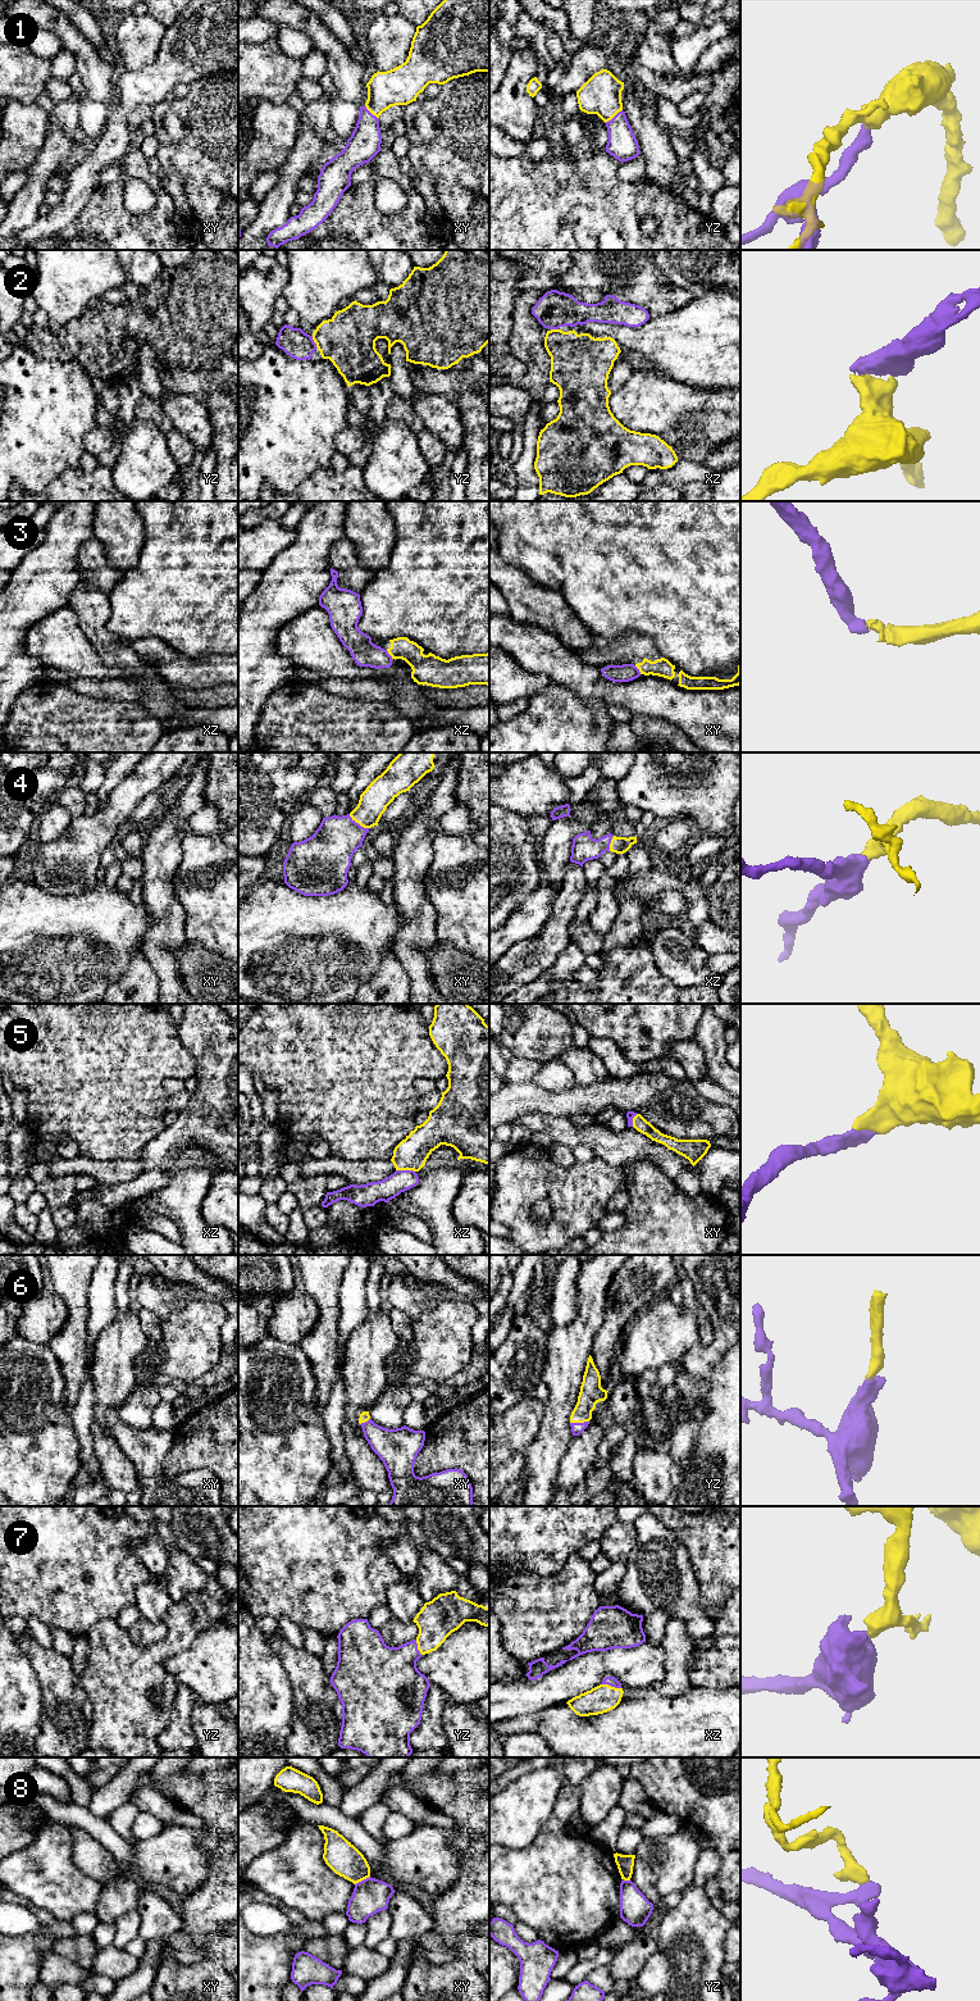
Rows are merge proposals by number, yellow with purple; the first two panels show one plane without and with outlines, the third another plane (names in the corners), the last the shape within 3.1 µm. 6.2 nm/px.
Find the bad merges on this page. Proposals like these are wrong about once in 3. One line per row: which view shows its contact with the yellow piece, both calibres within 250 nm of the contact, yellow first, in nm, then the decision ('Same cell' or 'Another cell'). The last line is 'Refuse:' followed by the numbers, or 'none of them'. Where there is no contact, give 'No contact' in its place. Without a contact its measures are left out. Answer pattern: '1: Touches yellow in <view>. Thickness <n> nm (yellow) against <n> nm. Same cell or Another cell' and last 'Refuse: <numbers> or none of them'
1: Touches yellow in yz. Thickness 240 nm (yellow) against 190 nm. Same cell
2: Touches yellow in yz. Thickness 340 nm (yellow) against 180 nm. Same cell
3: Touches yellow in xz. Thickness 180 nm (yellow) against 160 nm. Another cell
4: Touches yellow in xy. Thickness 180 nm (yellow) against 300 nm. Same cell
5: Touches yellow in xz. Thickness 200 nm (yellow) against 140 nm. Same cell
6: Touches yellow in yz. Thickness 140 nm (yellow) against 80 nm. Same cell
7: Touches yellow in xz. Thickness 170 nm (yellow) against 60 nm. Same cell
8: Touches yellow in xy. Thickness 200 nm (yellow) against 220 nm. Another cell
Refuse: 3, 8

